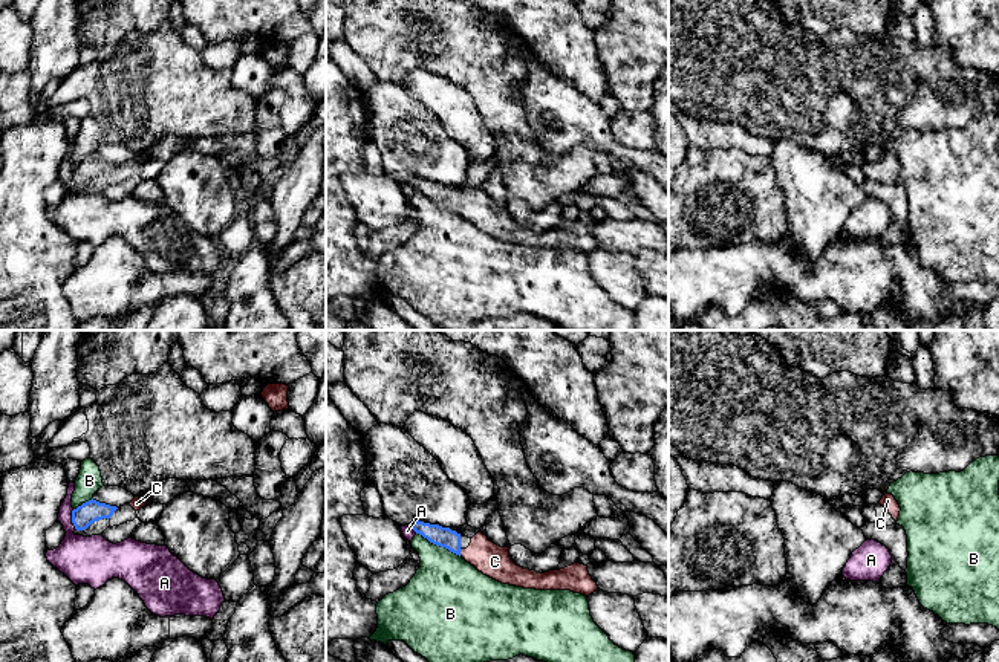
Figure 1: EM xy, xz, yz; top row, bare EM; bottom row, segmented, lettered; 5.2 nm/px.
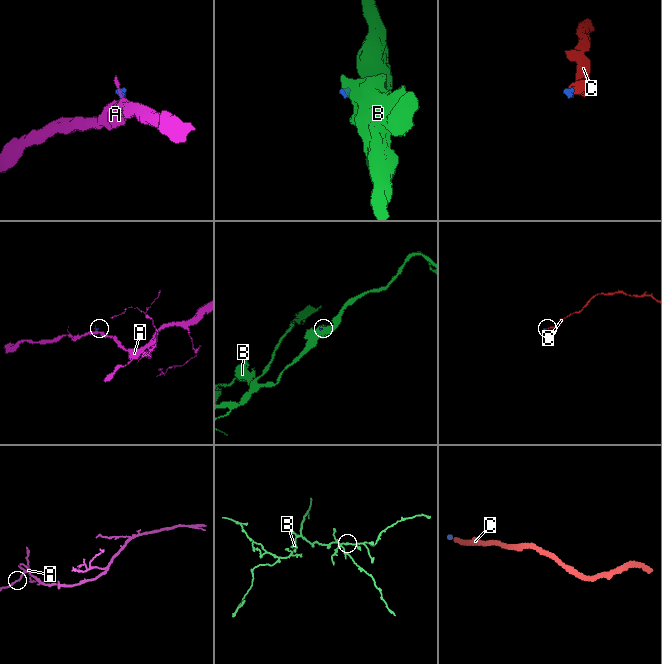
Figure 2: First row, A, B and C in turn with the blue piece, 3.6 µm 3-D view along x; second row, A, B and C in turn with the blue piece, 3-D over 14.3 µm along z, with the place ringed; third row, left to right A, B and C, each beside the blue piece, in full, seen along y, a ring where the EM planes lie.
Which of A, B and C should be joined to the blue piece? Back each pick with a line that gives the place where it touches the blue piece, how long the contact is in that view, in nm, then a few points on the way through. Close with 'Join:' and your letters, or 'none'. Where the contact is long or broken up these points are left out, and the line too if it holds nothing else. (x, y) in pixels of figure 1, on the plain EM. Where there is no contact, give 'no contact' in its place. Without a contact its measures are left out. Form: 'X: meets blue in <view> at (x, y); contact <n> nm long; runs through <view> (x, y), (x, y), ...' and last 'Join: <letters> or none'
C: meets blue in xz at (459, 210); contact 40 nm long; runs through xz (444, 194), (459, 210), (482, 211), (494, 219)
Join: C

